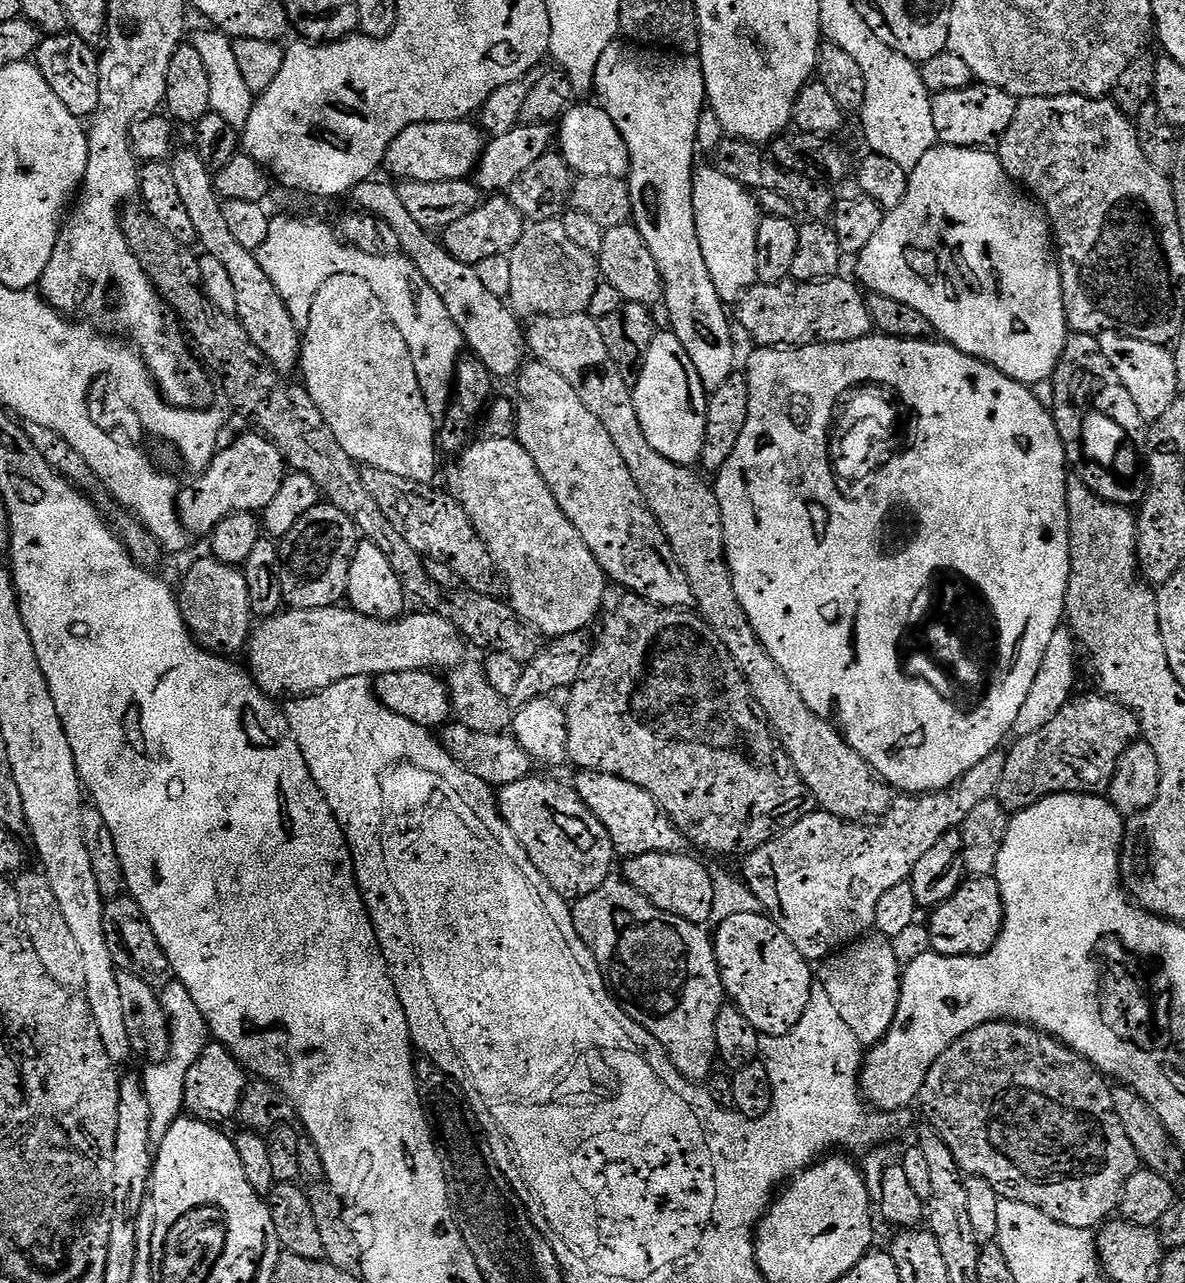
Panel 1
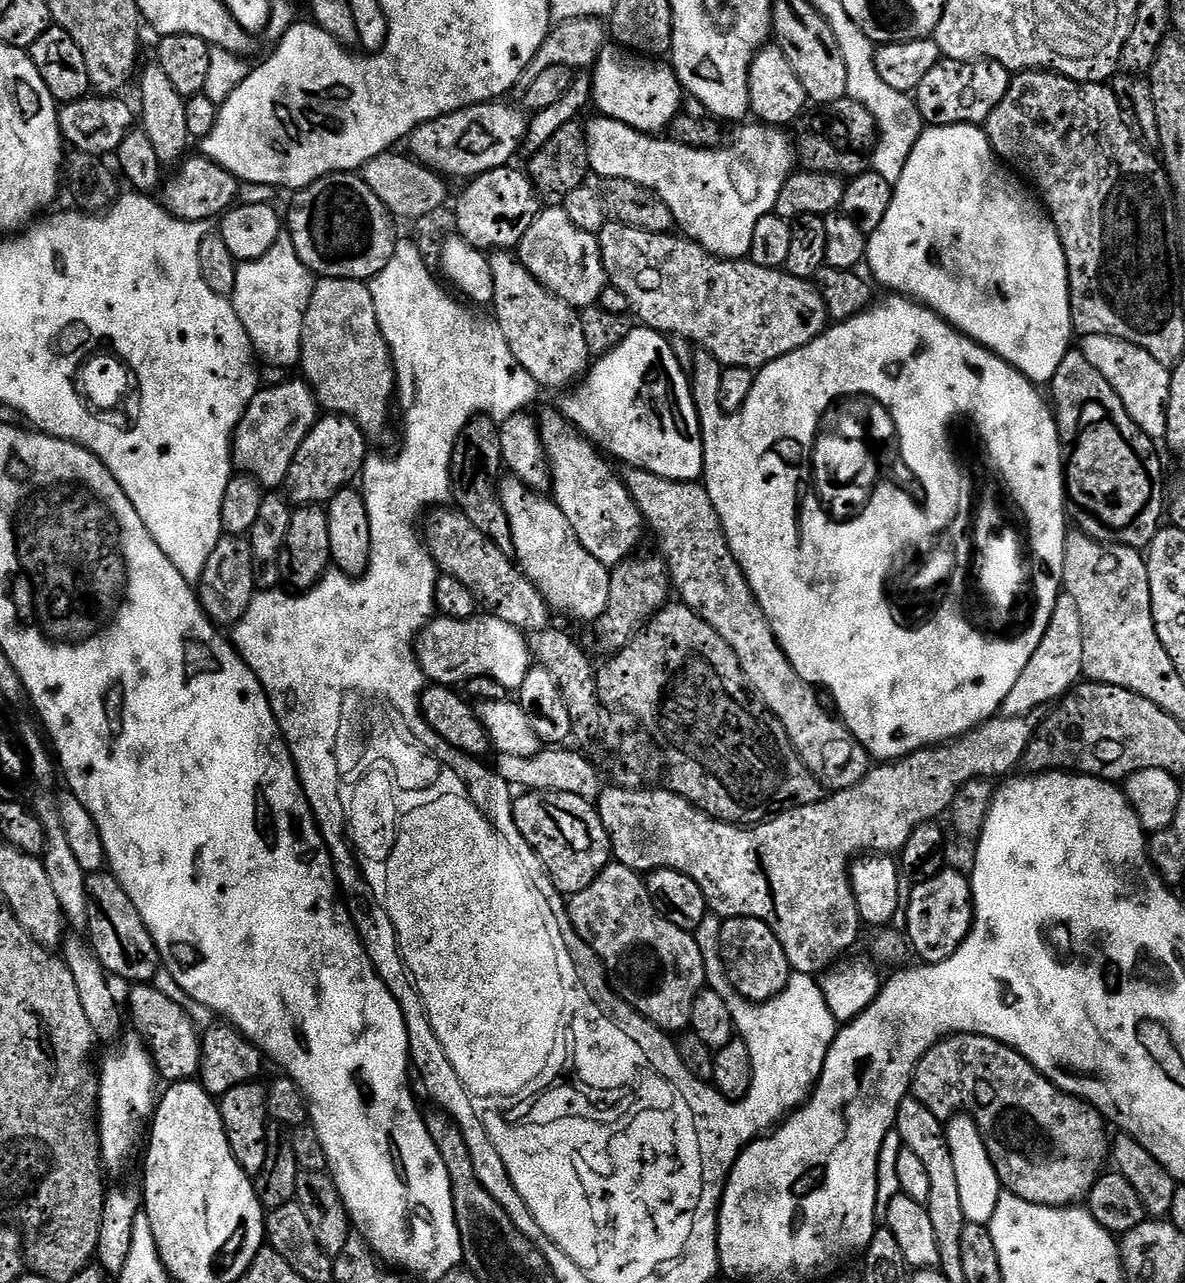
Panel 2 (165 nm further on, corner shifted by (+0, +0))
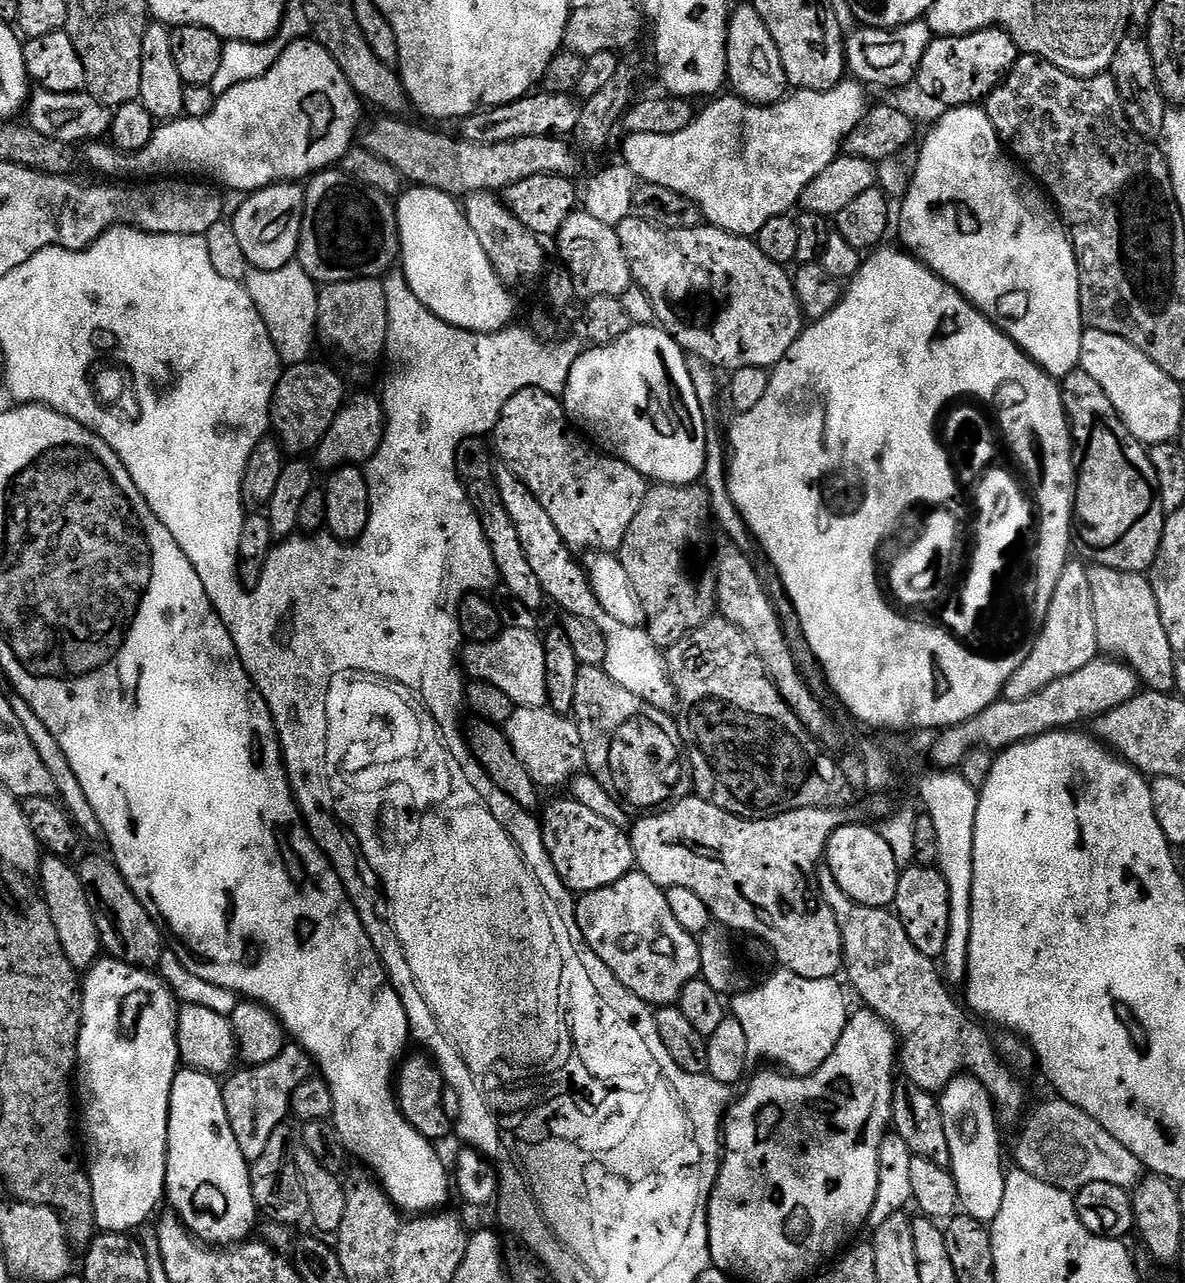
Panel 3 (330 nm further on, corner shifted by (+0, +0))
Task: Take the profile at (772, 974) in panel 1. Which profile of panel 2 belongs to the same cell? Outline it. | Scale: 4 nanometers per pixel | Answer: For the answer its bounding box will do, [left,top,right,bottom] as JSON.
[721,916,793,1002]

